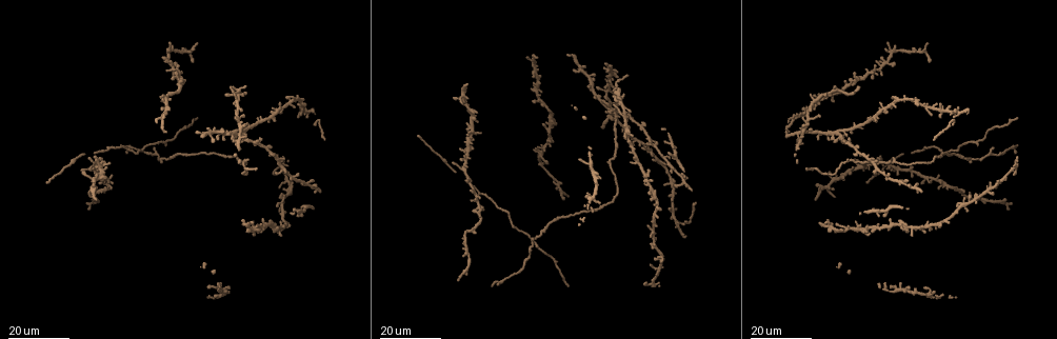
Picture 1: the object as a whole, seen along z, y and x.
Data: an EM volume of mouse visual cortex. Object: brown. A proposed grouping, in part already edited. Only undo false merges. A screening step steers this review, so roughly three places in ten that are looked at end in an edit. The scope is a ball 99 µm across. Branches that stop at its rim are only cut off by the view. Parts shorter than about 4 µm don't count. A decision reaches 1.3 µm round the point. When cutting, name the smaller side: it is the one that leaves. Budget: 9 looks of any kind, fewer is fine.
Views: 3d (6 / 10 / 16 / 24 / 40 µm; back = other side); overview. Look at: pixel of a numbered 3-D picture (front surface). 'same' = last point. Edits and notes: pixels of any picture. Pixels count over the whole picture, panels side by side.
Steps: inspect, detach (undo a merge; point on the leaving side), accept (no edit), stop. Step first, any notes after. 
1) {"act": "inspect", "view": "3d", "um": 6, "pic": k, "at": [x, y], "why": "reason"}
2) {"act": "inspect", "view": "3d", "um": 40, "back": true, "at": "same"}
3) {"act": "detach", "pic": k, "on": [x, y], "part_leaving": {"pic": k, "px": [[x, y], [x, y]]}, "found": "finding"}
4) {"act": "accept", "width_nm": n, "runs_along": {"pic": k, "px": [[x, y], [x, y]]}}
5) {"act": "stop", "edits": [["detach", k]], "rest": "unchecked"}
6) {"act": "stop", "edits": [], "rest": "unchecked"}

{"act": "inspect", "view": "3d", "um": 16, "pic": 1, "at": [616, 116], "why": "side arm on a straight run"}

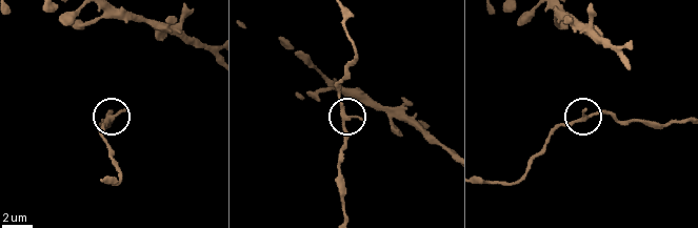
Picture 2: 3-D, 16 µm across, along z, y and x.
{"act": "inspect", "view": "3d", "um": 10, "pic": 2, "at": [343, 117], "why": "zoom in"}

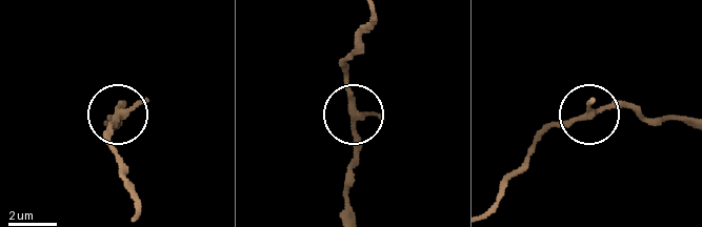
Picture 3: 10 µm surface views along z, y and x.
{"act": "inspect", "view": "3d", "um": 6, "pic": 3, "at": [122, 114], "why": "closer look"}

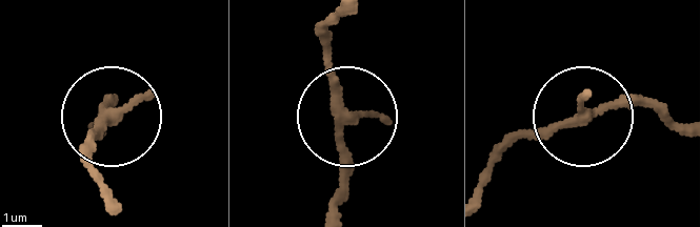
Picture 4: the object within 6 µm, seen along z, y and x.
{"act": "accept", "width_nm": 220, "found": "one cell here"}

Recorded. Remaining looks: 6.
{"act": "inspect", "view": "3d", "um": 24, "pic": 1, "at": [625, 133]}

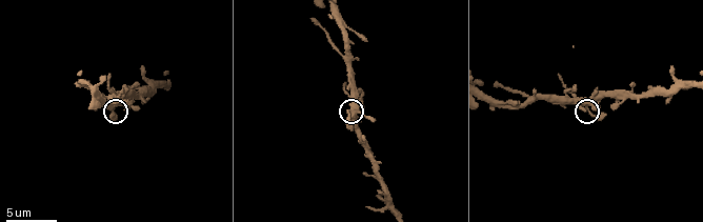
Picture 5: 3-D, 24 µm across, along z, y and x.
{"act": "inspect", "view": "3d", "um": 10, "pic": 5, "at": [586, 105]}

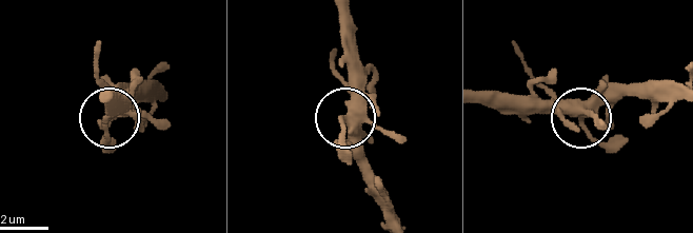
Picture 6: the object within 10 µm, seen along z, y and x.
{"act": "accept", "runs_along": {"pic": 6, "px": [[395, 214], [347, 112], [353, 59]]}, "found": "one cell here"}

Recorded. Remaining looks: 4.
{"act": "inspect", "view": "3d", "um": 10, "pic": 5, "at": [107, 98], "why": "small branch off a trunk"}

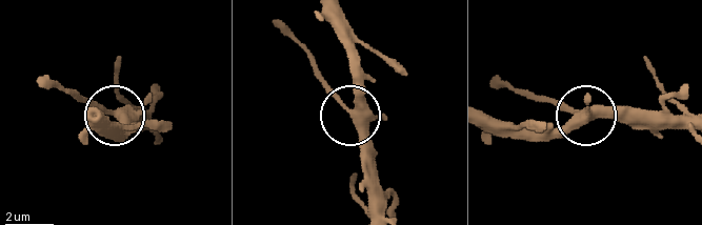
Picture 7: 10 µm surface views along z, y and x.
{"act": "accept", "width_nm": 350, "runs_along": {"pic": 7, "px": [[379, 211], [379, 176], [368, 139], [315, 75]]}, "found": "one cell here"}

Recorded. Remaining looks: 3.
{"act": "inspect", "view": "3d", "um": 24, "pic": 1, "at": [538, 244], "why": "three arms meet"}

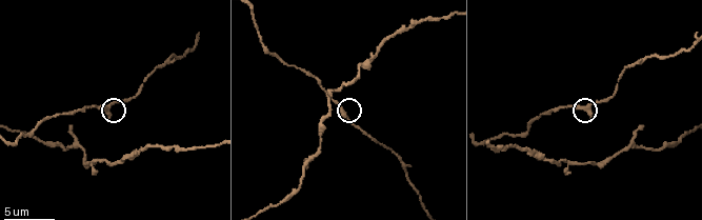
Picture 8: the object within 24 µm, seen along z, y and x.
{"act": "inspect", "view": "3d", "um": 10, "pic": 8, "at": [106, 109], "why": "closer look"}

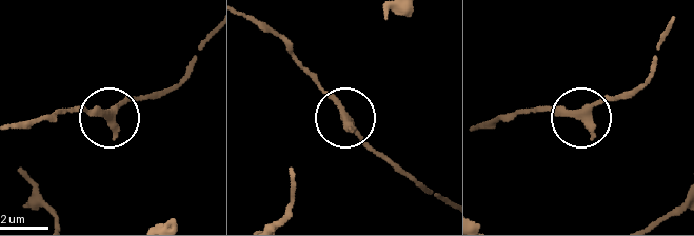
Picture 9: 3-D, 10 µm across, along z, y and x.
{"act": "accept", "side_arm_um": 21, "found": "all the same cell"}

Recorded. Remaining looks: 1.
{"act": "stop", "edits": [], "rest": "unchecked"}

